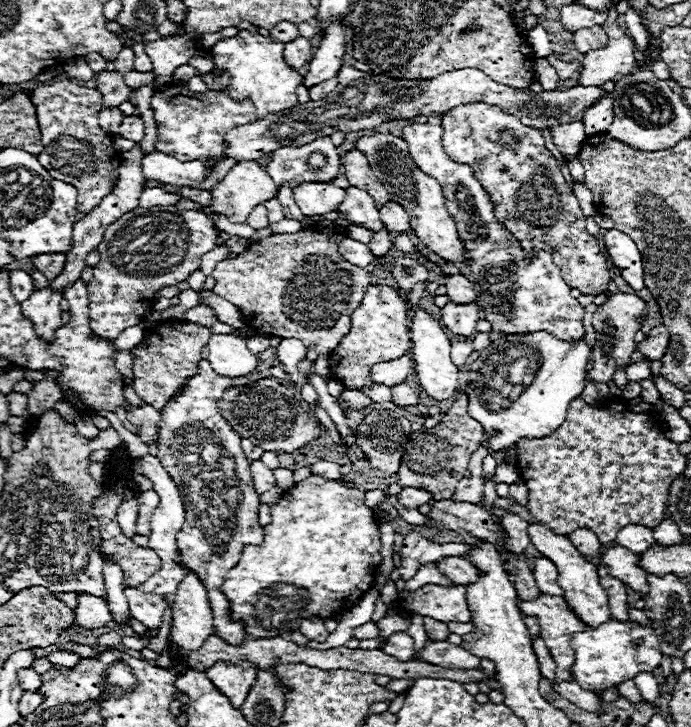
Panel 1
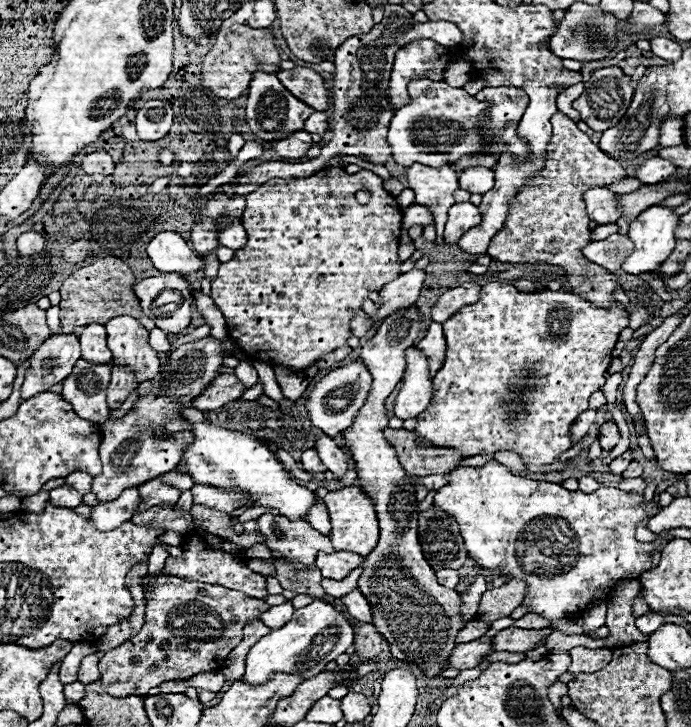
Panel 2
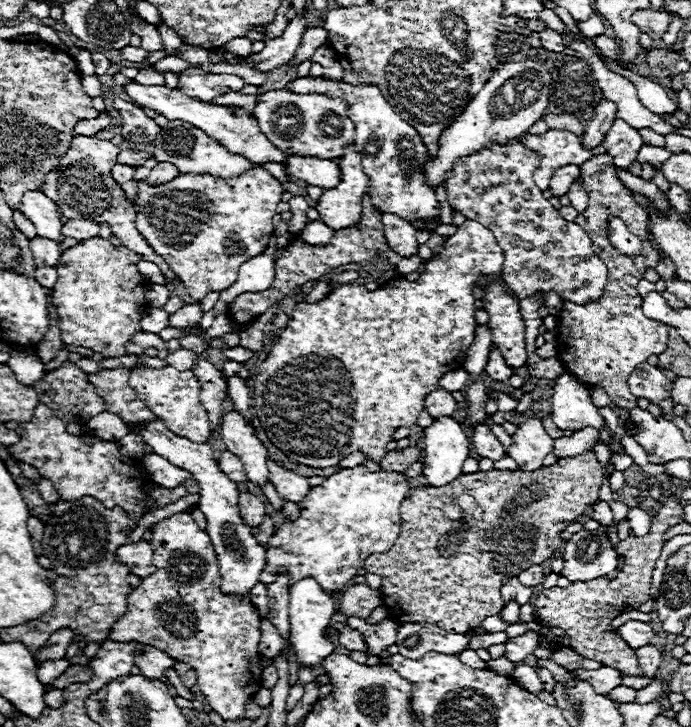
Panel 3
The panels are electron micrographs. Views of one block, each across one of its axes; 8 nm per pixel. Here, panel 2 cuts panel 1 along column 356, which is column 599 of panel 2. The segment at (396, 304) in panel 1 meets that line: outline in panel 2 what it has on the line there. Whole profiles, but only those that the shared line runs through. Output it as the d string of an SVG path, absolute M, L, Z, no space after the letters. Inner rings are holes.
M490 282L490 284L482 286L478 302L464 306L460 312L456 312L452 318L448 318L444 322L444 336L446 336L446 344L448 344L446 360L444 360L444 366L434 376L434 394L430 400L430 408L426 408L426 412L422 412L422 416L418 416L418 424L416 424L418 436L430 444L442 444L444 448L458 448L464 456L476 456L480 452L490 454L490 452L502 452L502 450L516 452L528 462L528 470L540 472L542 466L556 462L556 456L560 452L566 452L568 448L572 448L572 442L568 436L570 426L584 410L588 410L588 398L604 386L604 382L606 382L604 374L610 366L612 350L618 342L620 330L626 326L628 326L628 308L618 300L614 300L612 306L608 306L608 308L596 308L592 302L588 302L568 290L552 292L546 288L540 292L520 292L514 286L502 284L502 282Z

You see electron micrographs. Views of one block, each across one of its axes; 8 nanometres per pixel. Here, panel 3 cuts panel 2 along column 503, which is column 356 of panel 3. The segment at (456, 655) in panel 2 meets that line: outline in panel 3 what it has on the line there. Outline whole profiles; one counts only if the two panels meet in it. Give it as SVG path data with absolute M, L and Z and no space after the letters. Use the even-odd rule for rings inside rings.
M348 618L346 626L356 628L364 636L364 642L368 644L368 654L380 656L380 652L384 648L396 644L398 624L394 620L390 620L390 618L386 618L386 620L378 622L378 624L368 624L362 618Z

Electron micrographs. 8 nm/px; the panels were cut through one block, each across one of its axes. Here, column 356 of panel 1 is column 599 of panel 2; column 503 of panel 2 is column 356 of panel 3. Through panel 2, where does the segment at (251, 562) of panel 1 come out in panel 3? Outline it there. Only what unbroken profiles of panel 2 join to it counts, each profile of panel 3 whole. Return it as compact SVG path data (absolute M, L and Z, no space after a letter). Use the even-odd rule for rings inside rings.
M364 466L342 468L336 474L328 476L322 486L310 490L308 498L298 504L300 518L296 522L284 522L280 530L270 538L266 572L278 574L288 570L290 584L302 578L316 578L324 590L344 588L356 574L362 570L364 560L374 552L386 552L394 546L400 532L400 504L410 496L410 482L402 472L370 472Z

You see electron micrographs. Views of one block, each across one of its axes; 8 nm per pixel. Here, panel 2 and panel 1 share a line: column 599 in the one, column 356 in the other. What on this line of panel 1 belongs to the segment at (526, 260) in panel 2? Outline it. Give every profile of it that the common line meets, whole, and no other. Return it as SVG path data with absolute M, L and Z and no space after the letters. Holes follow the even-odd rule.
M350 148L346 152L346 156L342 158L342 170L344 170L344 178L352 186L364 188L364 190L368 190L370 196L374 196L378 208L382 208L382 204L390 202L390 194L386 192L384 184L374 176L364 152L360 152L358 148ZM302 228L294 234L272 234L262 242L248 246L236 258L218 262L212 278L216 280L212 292L224 296L224 300L240 308L248 330L254 334L302 340L318 354L330 354L344 334L348 334L350 314L356 310L370 286L368 270L344 260L338 252L338 238L328 238L320 228Z

